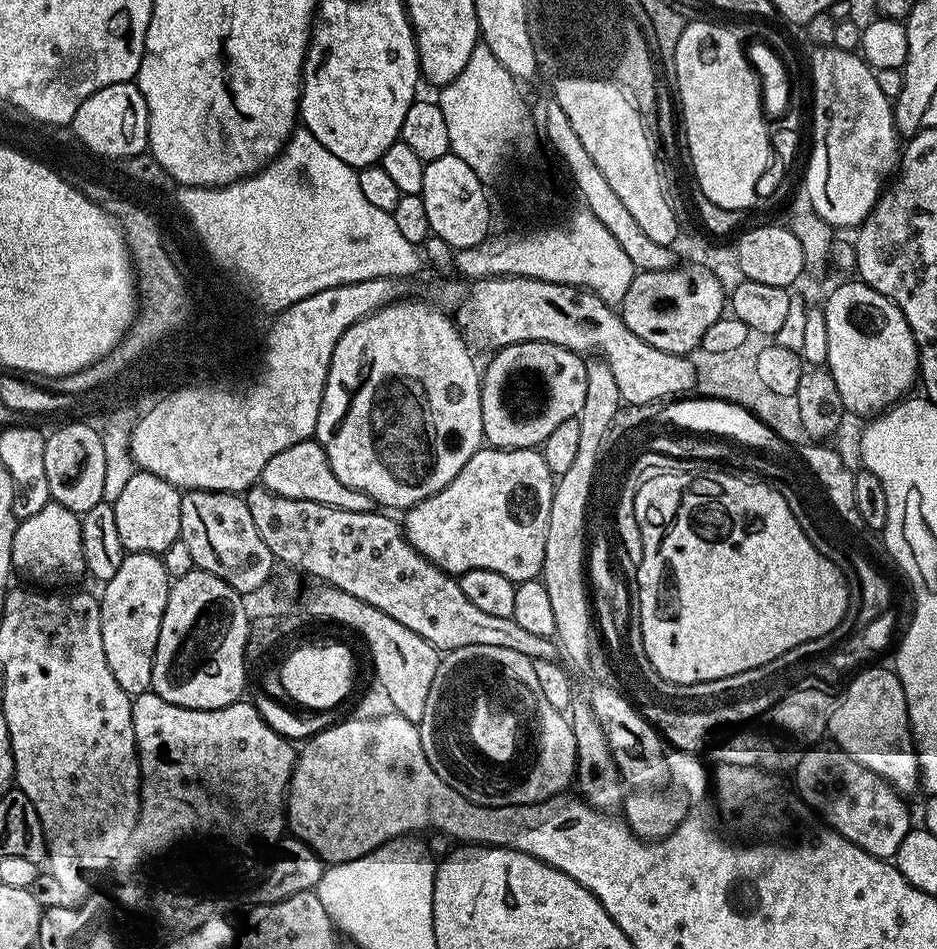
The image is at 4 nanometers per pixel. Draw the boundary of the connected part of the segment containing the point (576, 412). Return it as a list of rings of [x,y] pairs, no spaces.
[[[527,340],[507,344],[495,355],[488,365],[483,365],[480,378],[484,439],[491,447],[536,448],[550,438],[554,426],[562,426],[562,422],[575,420],[580,415],[582,402],[586,402],[586,360],[581,353],[571,352],[561,344]]]

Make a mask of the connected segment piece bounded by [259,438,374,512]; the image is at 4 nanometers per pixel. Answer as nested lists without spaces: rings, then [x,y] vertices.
[[[314,438],[303,440],[294,446],[286,446],[286,450],[282,450],[282,454],[274,454],[274,458],[270,458],[270,462],[266,462],[259,483],[279,496],[322,502],[326,506],[334,506],[342,510],[367,512],[374,504],[373,500],[364,492],[346,486],[346,482],[338,482],[338,478],[326,458],[326,450]]]

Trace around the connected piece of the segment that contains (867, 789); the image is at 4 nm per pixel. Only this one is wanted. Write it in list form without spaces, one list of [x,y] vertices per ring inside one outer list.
[[[813,746],[801,755],[796,763],[796,788],[800,796],[821,816],[823,823],[832,828],[842,838],[854,842],[866,854],[874,854],[879,860],[891,861],[902,838],[913,827],[914,821],[908,813],[908,804],[903,795],[891,784],[866,770],[854,758],[847,756],[835,746]]]

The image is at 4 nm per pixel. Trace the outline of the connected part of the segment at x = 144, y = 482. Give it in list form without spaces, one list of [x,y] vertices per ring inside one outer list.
[[[138,470],[135,471],[129,482],[126,482],[125,489],[118,494],[118,498],[112,502],[117,519],[118,534],[127,553],[148,552],[163,554],[174,541],[180,537],[181,530],[181,489],[176,488],[165,479],[158,478],[157,475]]]

